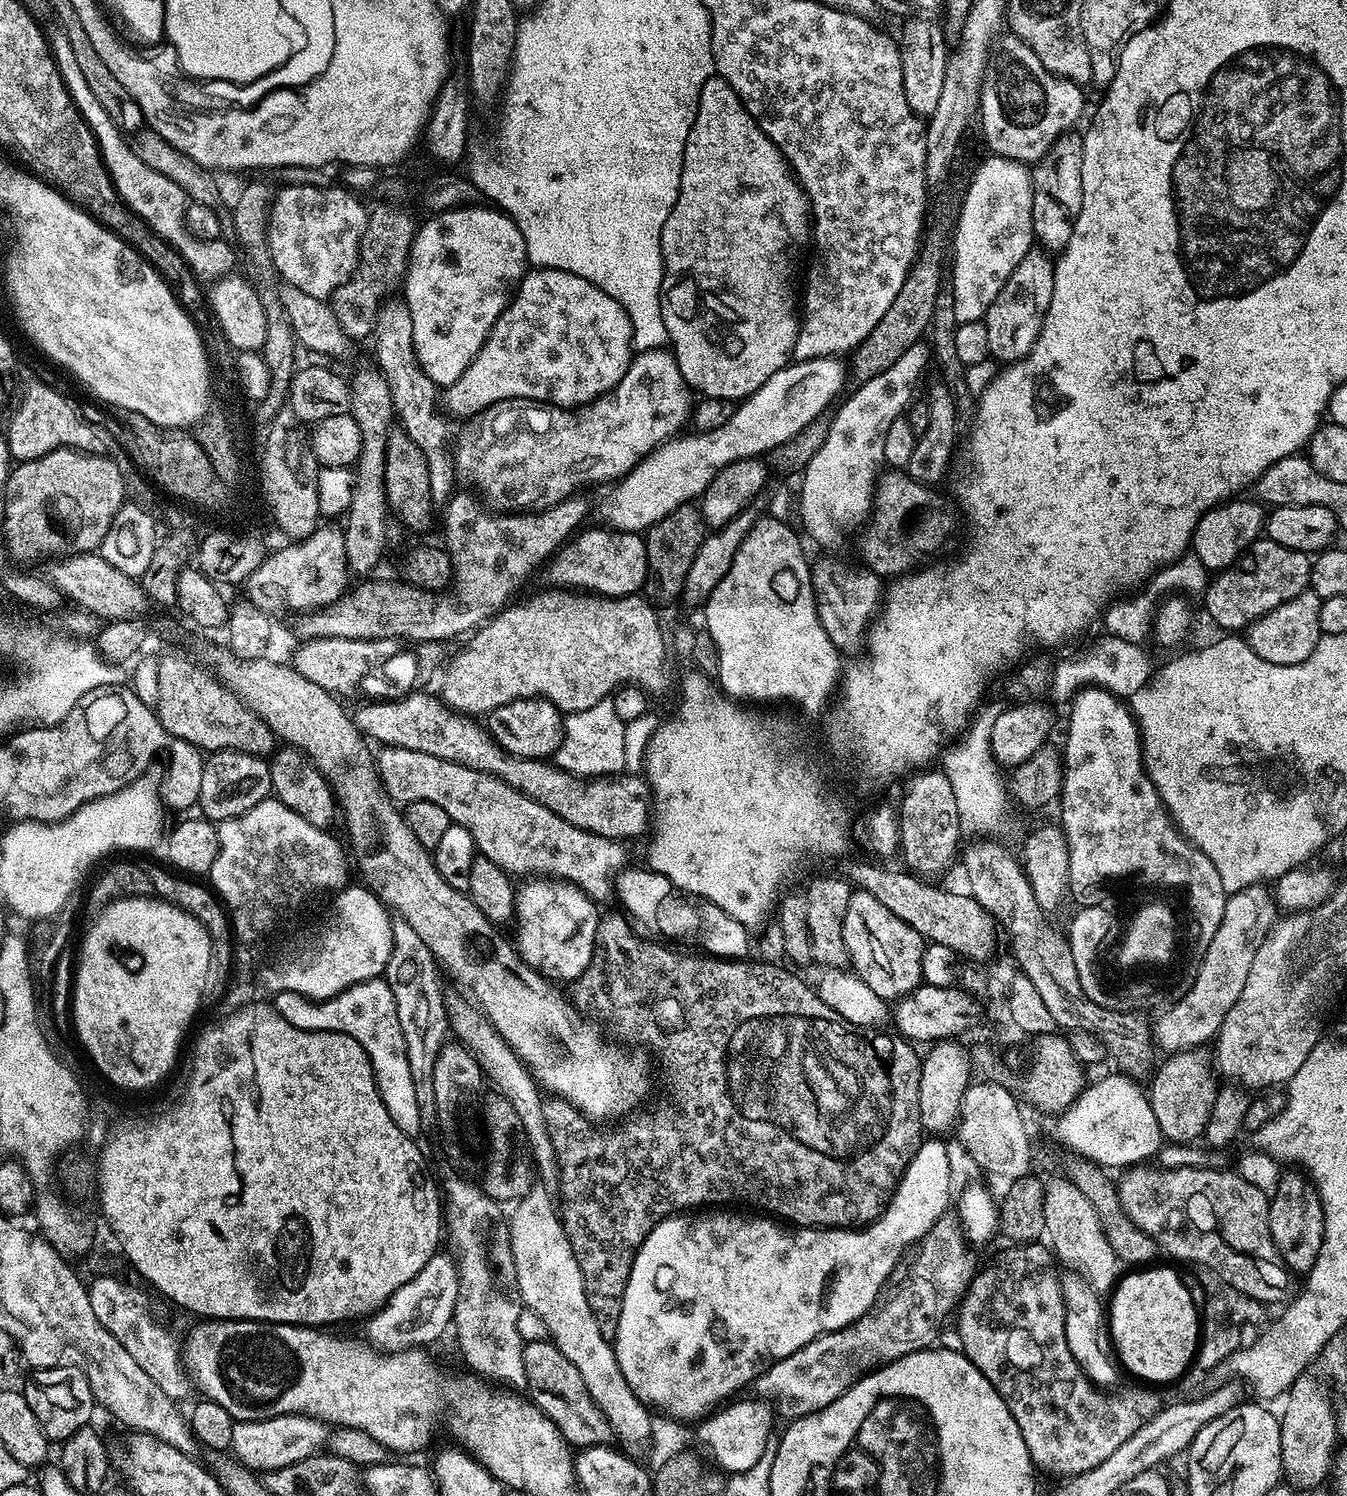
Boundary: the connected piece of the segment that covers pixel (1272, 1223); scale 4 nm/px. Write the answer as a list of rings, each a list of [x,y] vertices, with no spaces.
[[[1281,1171],[1277,1188],[1268,1202],[1268,1236],[1276,1243],[1281,1256],[1279,1259],[1283,1263],[1293,1273],[1306,1274],[1314,1262],[1318,1262],[1318,1250],[1322,1250],[1324,1203],[1320,1200],[1316,1185],[1303,1171],[1300,1172]]]

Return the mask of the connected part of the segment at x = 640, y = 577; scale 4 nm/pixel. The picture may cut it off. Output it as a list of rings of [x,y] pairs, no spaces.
[[[592,528],[589,532],[573,535],[547,561],[548,580],[552,583],[549,585],[560,590],[583,590],[602,596],[630,596],[643,589],[644,579],[648,576],[644,536],[604,528]]]

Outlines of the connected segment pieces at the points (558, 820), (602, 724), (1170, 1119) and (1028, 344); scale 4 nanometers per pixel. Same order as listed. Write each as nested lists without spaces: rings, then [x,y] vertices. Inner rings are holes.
[[[405,748],[379,749],[375,757],[376,770],[384,790],[394,802],[401,805],[410,802],[425,800],[434,802],[434,806],[442,806],[446,814],[454,824],[461,824],[474,838],[479,855],[490,858],[503,872],[513,878],[524,878],[524,844],[532,844],[532,840],[556,840],[556,836],[584,836],[586,830],[566,822],[558,814],[554,814],[546,806],[534,802],[526,794],[522,794],[517,788],[511,788],[509,784],[498,776],[491,776],[485,772],[475,772],[466,766],[458,766],[454,762],[446,762],[442,758],[434,758],[434,754],[422,754],[418,750],[406,750]]]
[[[609,698],[588,710],[571,713],[562,724],[560,745],[554,753],[555,767],[578,778],[604,778],[624,770],[625,721],[615,713]]]
[[[1189,1050],[1165,1060],[1168,1061],[1157,1070],[1152,1080],[1152,1088],[1147,1089],[1148,1100],[1152,1103],[1163,1139],[1168,1142],[1173,1140],[1176,1144],[1199,1141],[1210,1118],[1210,1110],[1214,1110],[1214,1098],[1218,1091],[1209,1053],[1207,1056],[1204,1050]]]
[[[1029,254],[1014,270],[998,298],[984,315],[988,339],[988,355],[994,361],[1004,360],[1005,365],[1014,364],[1030,354],[1044,325],[1044,315],[1048,313],[1050,298],[1054,298],[1054,264],[1047,255]],[[1032,276],[1044,276],[1044,284],[1036,285]]]

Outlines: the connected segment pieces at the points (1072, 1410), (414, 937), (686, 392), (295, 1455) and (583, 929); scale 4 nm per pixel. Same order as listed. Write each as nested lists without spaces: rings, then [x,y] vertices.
[[[1016,1242],[1012,1248],[1004,1248],[984,1269],[977,1271],[973,1275],[970,1283],[966,1288],[967,1295],[963,1297],[960,1310],[960,1344],[965,1356],[972,1365],[976,1367],[981,1374],[991,1382],[994,1390],[998,1390],[998,1394],[1006,1402],[1006,1406],[1010,1410],[1010,1414],[1014,1414],[1014,1422],[1018,1422],[1018,1428],[1022,1430],[1022,1436],[1026,1442],[1026,1448],[1030,1450],[1030,1458],[1033,1465],[1037,1469],[1048,1472],[1062,1472],[1066,1476],[1081,1476],[1083,1472],[1094,1470],[1094,1466],[1098,1466],[1098,1462],[1106,1462],[1106,1458],[1110,1458],[1110,1454],[1114,1454],[1114,1450],[1118,1450],[1118,1446],[1122,1446],[1122,1442],[1126,1442],[1126,1438],[1130,1438],[1130,1434],[1137,1432],[1144,1424],[1145,1413],[1140,1413],[1140,1400],[1136,1396],[1107,1396],[1107,1391],[1101,1390],[1097,1385],[1088,1379],[1088,1375],[1078,1366],[1078,1362],[1074,1358],[1074,1354],[1068,1348],[1066,1340],[1066,1330],[1064,1324],[1068,1320],[1068,1306],[1064,1299],[1064,1285],[1062,1283],[1061,1273],[1056,1273],[1058,1269],[1058,1261],[1049,1245],[1044,1242]]]
[[[400,919],[400,926],[392,927],[391,956],[386,966],[384,979],[394,994],[395,1008],[402,1036],[406,1041],[407,1061],[413,1081],[420,1072],[428,1076],[428,1088],[434,1088],[432,1074],[434,1062],[449,1033],[447,1001],[442,994],[442,974],[429,947],[408,923]]]
[[[652,348],[649,352],[636,352],[626,374],[617,382],[614,391],[606,395],[606,402],[600,404],[600,416],[596,416],[596,428],[592,428],[592,440],[588,440],[588,472],[592,472],[592,476],[609,476],[612,482],[623,478],[653,448],[675,437],[683,429],[680,427],[689,423],[693,407],[693,393],[682,378],[671,351]]]
[[[289,1414],[287,1416],[271,1416],[265,1420],[242,1420],[233,1426],[231,1451],[235,1459],[245,1468],[263,1474],[270,1469],[290,1466],[294,1462],[302,1462],[302,1458],[310,1458],[321,1451],[320,1448],[329,1443],[330,1428],[325,1421],[305,1414]]]
[[[536,878],[523,889],[522,887],[516,893],[516,914],[514,917],[514,928],[517,928],[520,933],[514,936],[514,944],[520,953],[520,959],[524,960],[535,972],[540,973],[541,976],[548,977],[553,982],[561,982],[560,980],[568,980],[567,982],[575,982],[578,977],[584,973],[590,966],[590,962],[596,956],[596,931],[600,925],[601,913],[596,912],[597,905],[587,896],[581,889],[571,883],[562,879]]]

